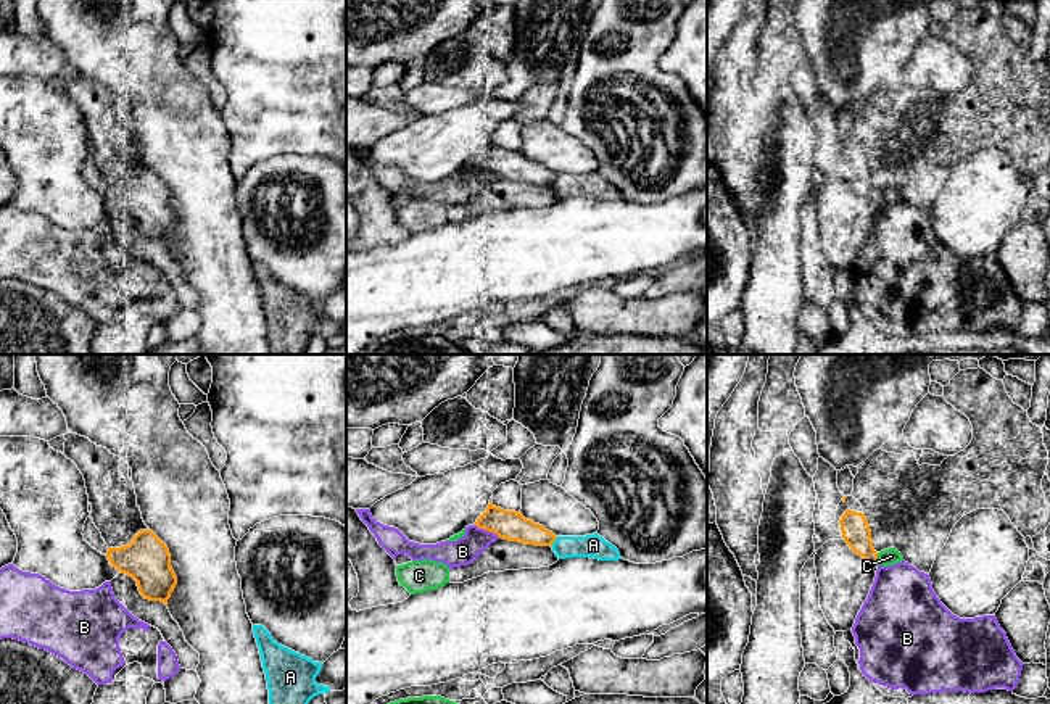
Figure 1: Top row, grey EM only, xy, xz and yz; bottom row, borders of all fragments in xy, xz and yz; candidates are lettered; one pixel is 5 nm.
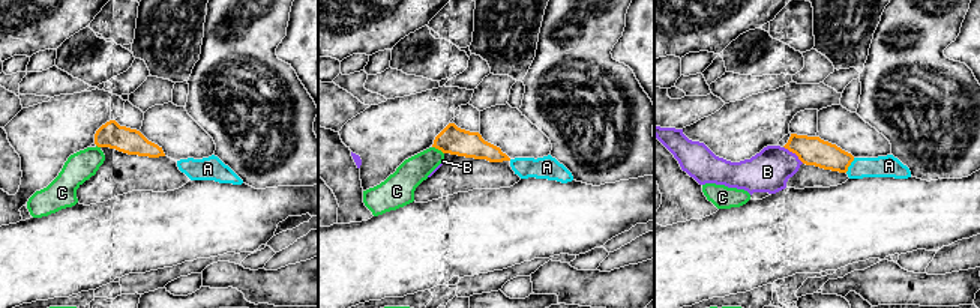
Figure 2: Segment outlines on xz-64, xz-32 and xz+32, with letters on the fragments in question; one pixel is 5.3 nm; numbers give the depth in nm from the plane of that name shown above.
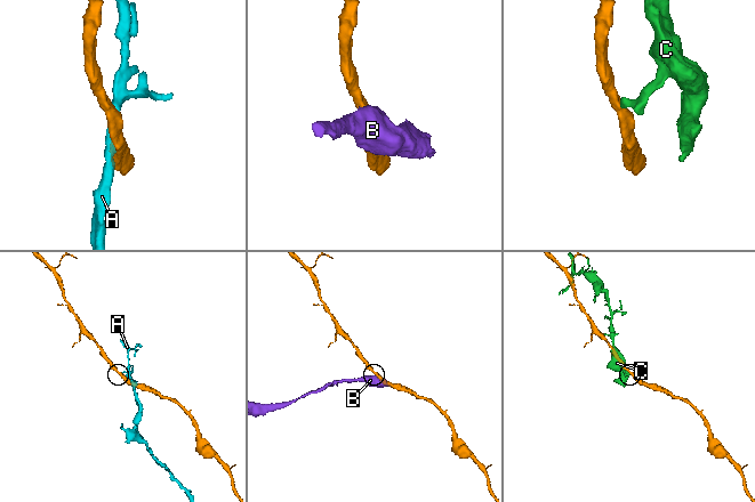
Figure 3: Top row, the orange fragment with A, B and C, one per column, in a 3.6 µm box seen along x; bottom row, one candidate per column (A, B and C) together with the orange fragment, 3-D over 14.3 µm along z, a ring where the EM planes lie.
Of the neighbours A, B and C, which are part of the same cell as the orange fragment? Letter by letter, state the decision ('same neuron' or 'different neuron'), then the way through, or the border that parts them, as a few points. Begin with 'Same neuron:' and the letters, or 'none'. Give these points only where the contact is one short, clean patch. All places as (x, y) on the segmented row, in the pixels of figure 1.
Same neuron: none
A: different neuron
B: different neuron
C: different neuron

